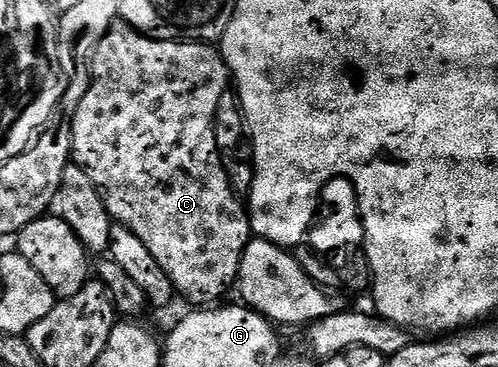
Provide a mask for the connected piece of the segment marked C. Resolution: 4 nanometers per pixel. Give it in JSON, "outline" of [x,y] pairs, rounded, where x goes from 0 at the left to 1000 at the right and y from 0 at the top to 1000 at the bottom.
{"outline":[[[235,65],[199,120],[183,191],[193,210],[181,221],[179,237],[163,262],[163,275],[145,302],[145,311],[149,308],[147,324],[143,324],[147,346],[145,439],[159,458],[167,458],[167,469],[175,469],[175,480],[183,480],[183,490],[195,520],[201,523],[205,545],[211,548],[215,578],[225,589],[229,608],[271,632],[271,643],[279,643],[279,654],[287,654],[287,665],[295,665],[303,698],[311,698],[311,708],[319,708],[319,722],[343,763],[349,793],[361,809],[365,801],[376,820],[390,823],[386,831],[396,839],[412,839],[434,826],[428,820],[448,809],[452,787],[458,779],[462,787],[474,771],[480,719],[488,708],[488,687],[504,657],[500,578],[494,553],[486,542],[484,550],[476,542],[476,529],[468,520],[466,501],[460,499],[460,474],[452,466],[450,447],[444,444],[448,420],[436,406],[436,384],[432,381],[440,262],[456,253],[464,234],[464,204],[452,158],[442,134],[428,120],[337,114],[325,104],[301,104],[297,93],[285,93],[281,82],[257,65]]]}

